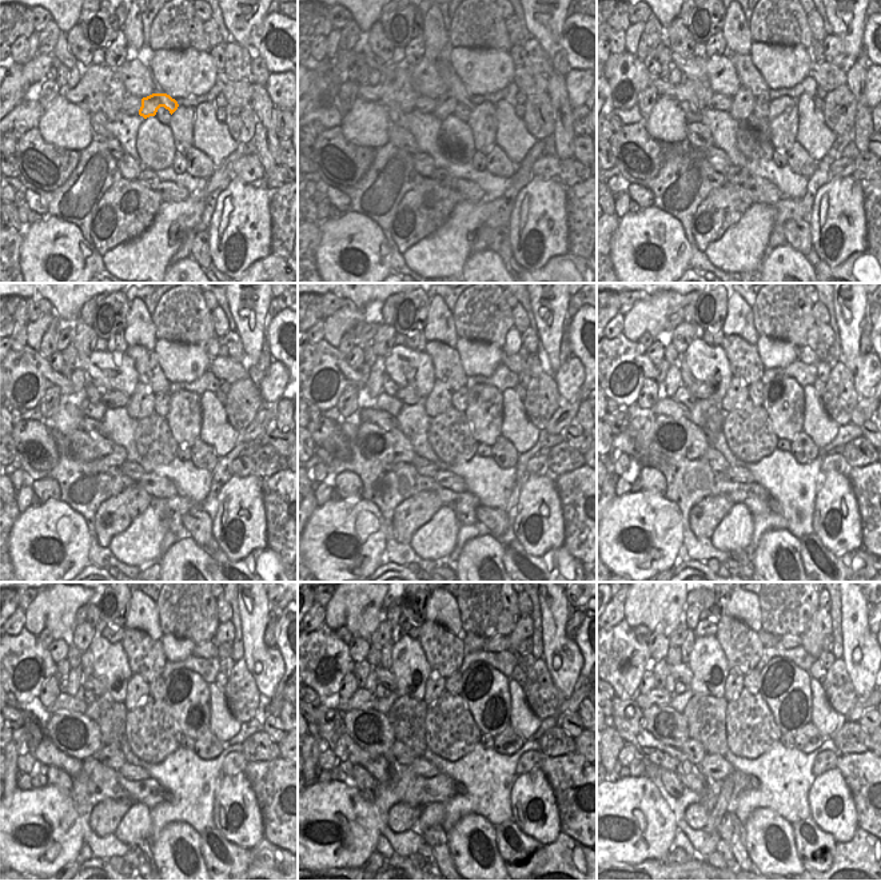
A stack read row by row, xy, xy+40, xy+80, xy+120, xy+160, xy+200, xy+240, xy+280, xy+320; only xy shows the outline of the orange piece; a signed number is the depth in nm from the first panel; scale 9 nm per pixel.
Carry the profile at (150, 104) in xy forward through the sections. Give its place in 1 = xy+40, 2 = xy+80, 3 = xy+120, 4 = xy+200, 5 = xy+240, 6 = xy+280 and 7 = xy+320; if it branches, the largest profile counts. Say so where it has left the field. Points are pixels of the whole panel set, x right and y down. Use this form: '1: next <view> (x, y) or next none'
1: next xy+40 (446, 103)
2: next xy+80 (742, 103)
3: next xy+120 (140, 406)
4: next xy+200 (737, 394)
5: next xy+240 (138, 690)
6: next xy+280 (435, 685)
7: next xy+320 (734, 681)

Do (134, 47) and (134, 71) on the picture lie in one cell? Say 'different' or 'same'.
different

